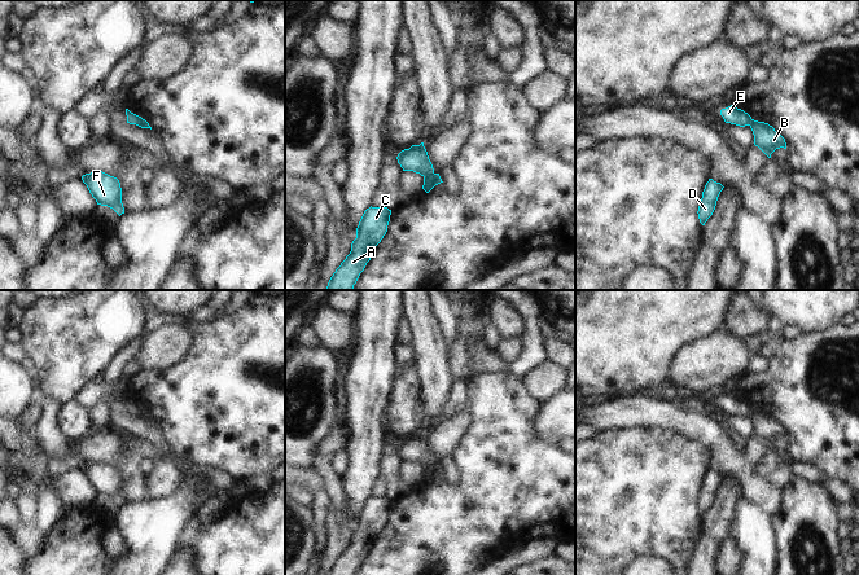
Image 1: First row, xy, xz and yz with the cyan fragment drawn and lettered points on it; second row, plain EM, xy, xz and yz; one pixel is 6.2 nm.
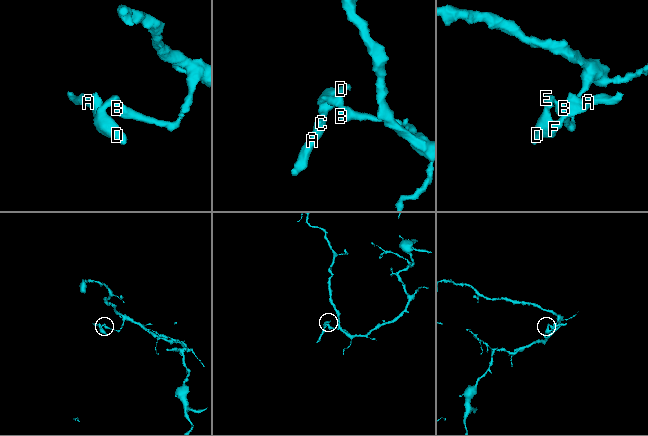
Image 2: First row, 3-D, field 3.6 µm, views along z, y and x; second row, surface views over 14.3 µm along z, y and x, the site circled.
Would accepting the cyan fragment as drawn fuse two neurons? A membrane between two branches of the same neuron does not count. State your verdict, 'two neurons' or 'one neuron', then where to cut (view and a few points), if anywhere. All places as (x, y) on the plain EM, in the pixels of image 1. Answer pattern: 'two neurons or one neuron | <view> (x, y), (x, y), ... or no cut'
two neurons | xz (433, 462), (428, 462), (424, 466)

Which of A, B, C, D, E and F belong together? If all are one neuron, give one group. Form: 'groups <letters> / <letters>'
groups A C D E F / B

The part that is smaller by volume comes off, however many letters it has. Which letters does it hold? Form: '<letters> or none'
A, C, D, E, F

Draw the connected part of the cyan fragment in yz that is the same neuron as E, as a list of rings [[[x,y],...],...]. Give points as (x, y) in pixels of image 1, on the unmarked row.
[[[731,395],[726,399],[720,400],[720,405],[723,407],[726,413],[736,414],[740,417],[749,416],[751,412],[751,407],[741,399]]]

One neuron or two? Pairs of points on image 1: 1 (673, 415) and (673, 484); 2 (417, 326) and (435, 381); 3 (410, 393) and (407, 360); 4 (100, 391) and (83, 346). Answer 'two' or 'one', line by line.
1: two
2: one
3: two
4: two

